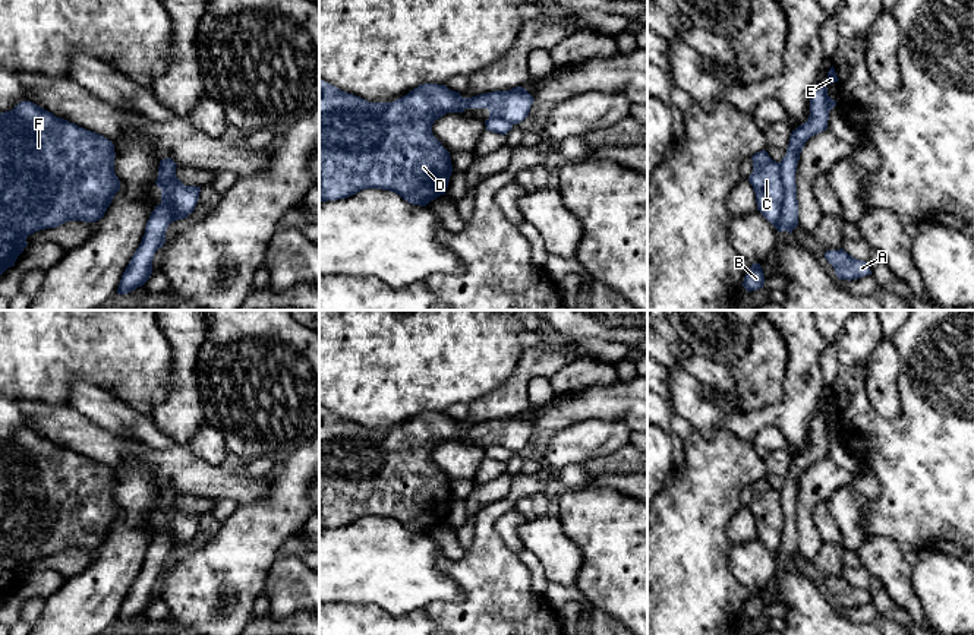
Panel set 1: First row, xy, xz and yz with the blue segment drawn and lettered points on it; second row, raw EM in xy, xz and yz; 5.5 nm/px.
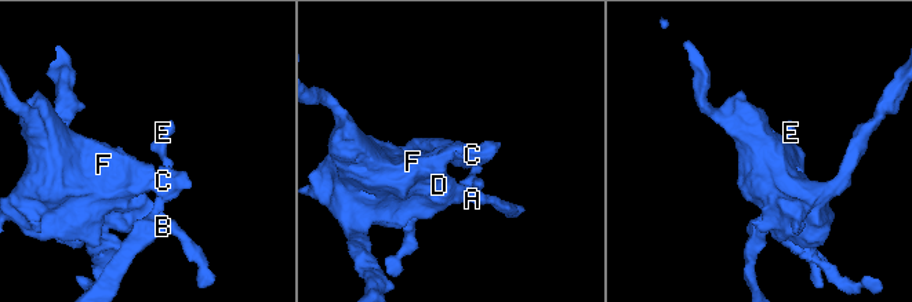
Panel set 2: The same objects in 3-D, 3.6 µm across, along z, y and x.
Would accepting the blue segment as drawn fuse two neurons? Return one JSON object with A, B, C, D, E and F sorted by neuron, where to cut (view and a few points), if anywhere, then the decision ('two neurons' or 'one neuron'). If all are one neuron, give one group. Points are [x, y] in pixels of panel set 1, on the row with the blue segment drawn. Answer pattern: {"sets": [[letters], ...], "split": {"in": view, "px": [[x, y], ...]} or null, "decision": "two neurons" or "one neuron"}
{"sets": [["A", "C", "D", "F"], ["B", "E"]], "split": {"in": "yz", "px": [[779, 163], [784, 198], [775, 226]]}, "decision": "two neurons"}

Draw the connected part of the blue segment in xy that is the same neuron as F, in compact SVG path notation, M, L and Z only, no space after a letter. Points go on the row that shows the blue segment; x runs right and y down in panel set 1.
M31 101L0 113L0 275L15 266L28 246L26 237L35 231L56 228L67 221L95 222L101 219L120 190L114 173L114 145L95 132L79 127Z

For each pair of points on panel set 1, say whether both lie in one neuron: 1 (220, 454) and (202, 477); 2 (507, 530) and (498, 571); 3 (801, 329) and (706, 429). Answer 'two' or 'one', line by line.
1: two
2: two
3: one

